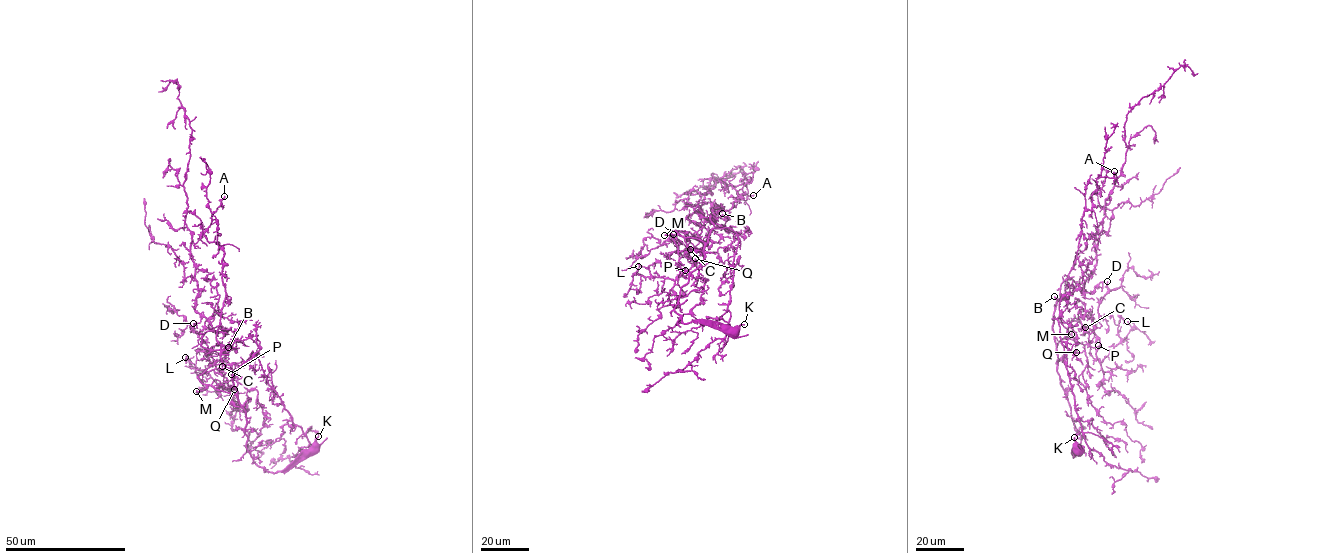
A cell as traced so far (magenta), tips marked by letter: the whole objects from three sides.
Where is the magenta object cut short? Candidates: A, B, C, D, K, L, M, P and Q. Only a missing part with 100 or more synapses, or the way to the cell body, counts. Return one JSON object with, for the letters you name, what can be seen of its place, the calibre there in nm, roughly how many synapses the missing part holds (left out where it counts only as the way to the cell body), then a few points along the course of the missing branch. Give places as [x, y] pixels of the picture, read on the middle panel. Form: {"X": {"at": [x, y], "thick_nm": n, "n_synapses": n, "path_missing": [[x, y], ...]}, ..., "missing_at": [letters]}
{"B": {"at": [722, 213], "thick_nm": 280, "n_synapses": 500, "path_missing": [[722, 213], [767, 189], [759, 168], [782, 159], [758, 163], [765, 157], [820, 160], [802, 144]]}, "D": {"at": [673, 234], "thick_nm": 280, "n_synapses": 130, "path_missing": [[673, 234], [674, 229], [667, 228], [664, 220], [658, 227], [654, 222], [646, 221], [630, 234], [627, 244]]}, "missing_at": ["B", "D"]}

